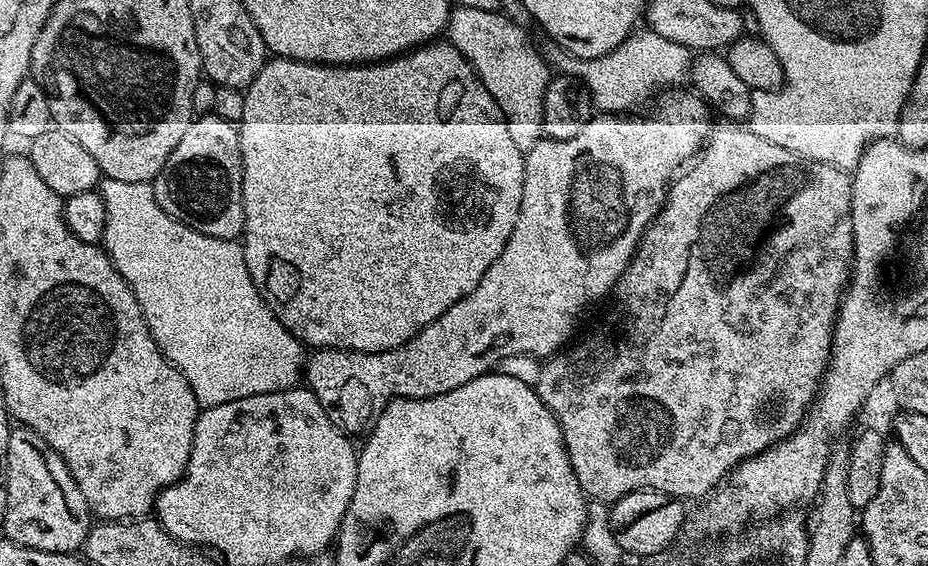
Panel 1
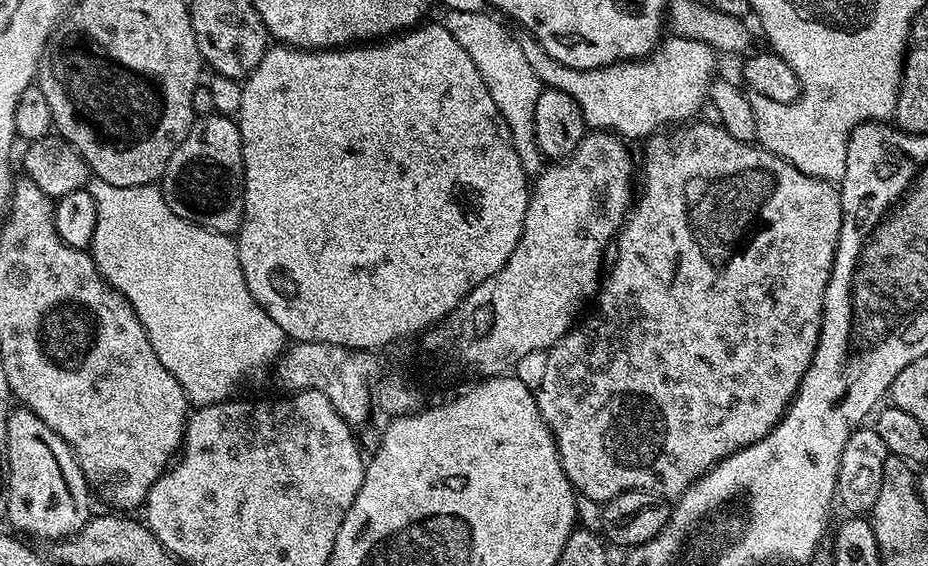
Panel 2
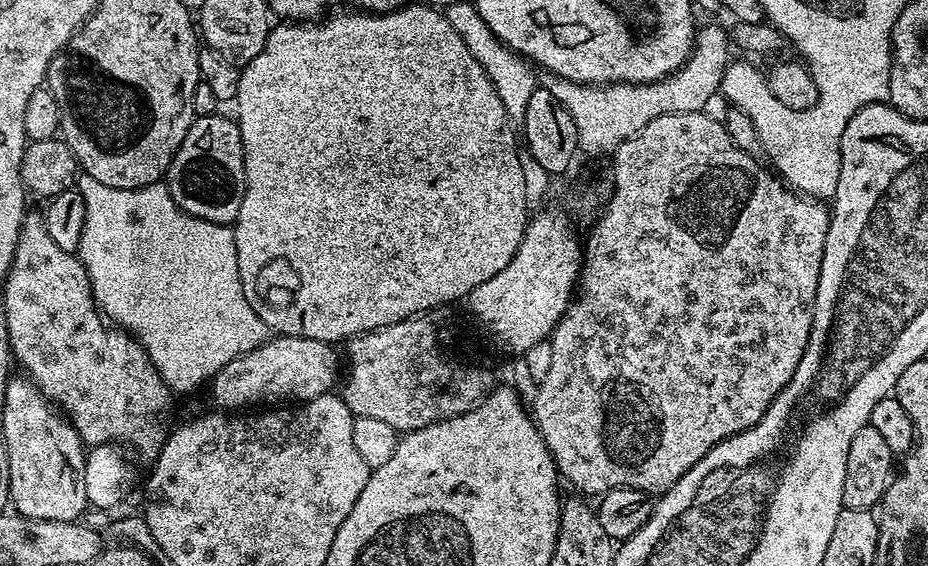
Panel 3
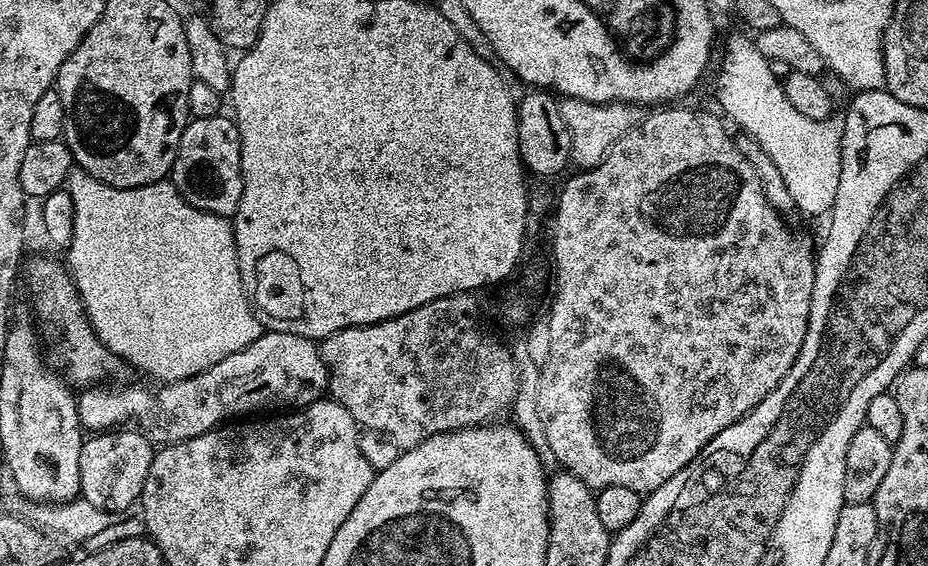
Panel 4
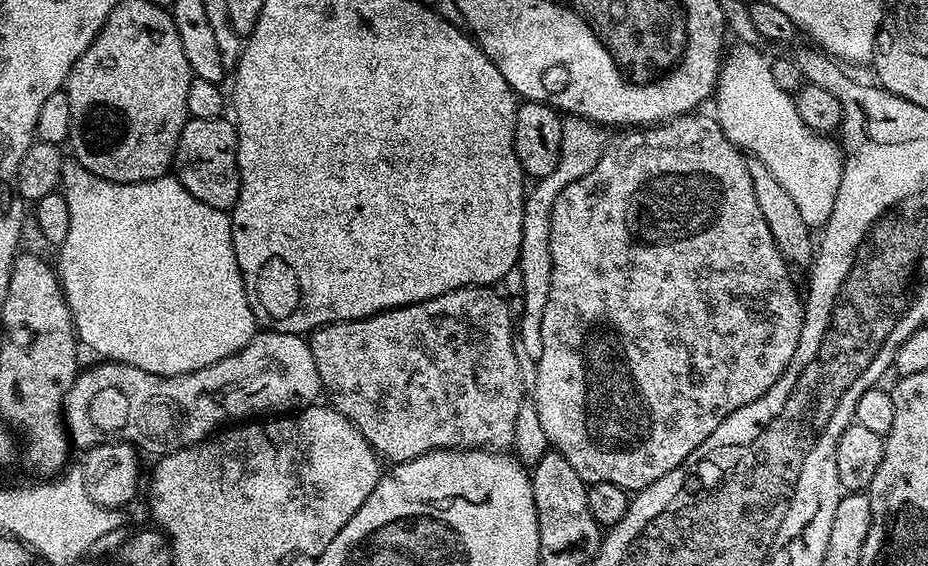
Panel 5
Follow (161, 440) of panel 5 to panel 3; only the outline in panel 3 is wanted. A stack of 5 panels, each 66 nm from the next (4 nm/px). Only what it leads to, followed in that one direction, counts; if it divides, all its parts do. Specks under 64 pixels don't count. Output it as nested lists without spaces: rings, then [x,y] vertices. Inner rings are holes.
[[[279,334],[273,335],[271,338],[264,341],[262,346],[258,346],[252,352],[247,352],[246,354],[242,354],[238,358],[234,358],[229,364],[226,366],[222,366],[222,370],[218,370],[218,374],[212,377],[210,381],[210,389],[212,388],[212,400],[217,409],[220,410],[244,410],[247,404],[256,404],[259,400],[272,400],[276,399],[276,402],[303,402],[306,400],[313,400],[314,398],[318,398],[319,396],[329,395],[333,391],[332,388],[337,387],[338,384],[338,376],[336,380],[336,351],[337,349],[333,347],[331,344],[327,344],[326,342],[318,342],[314,338],[298,338],[297,336],[281,336]]]

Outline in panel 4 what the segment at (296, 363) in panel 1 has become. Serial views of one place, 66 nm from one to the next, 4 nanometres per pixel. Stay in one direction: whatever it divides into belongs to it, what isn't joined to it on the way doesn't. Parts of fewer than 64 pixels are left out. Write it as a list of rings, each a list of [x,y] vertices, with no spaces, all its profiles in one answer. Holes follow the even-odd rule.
[[[74,166],[68,172],[66,191],[74,202],[74,238],[66,250],[68,256],[66,267],[72,273],[72,280],[76,284],[80,301],[84,304],[84,313],[88,315],[92,329],[125,365],[133,364],[134,367],[141,368],[146,375],[160,380],[156,382],[172,384],[175,380],[185,380],[194,374],[206,371],[210,366],[214,366],[214,362],[222,362],[222,358],[250,346],[250,342],[260,337],[262,325],[252,311],[252,303],[249,302],[248,295],[244,293],[236,253],[236,239],[232,233],[232,220],[229,217],[210,214],[206,210],[198,210],[190,206],[190,202],[186,202],[180,191],[167,179],[137,188],[112,188],[109,184],[103,184],[101,180],[95,180],[86,170]]]

